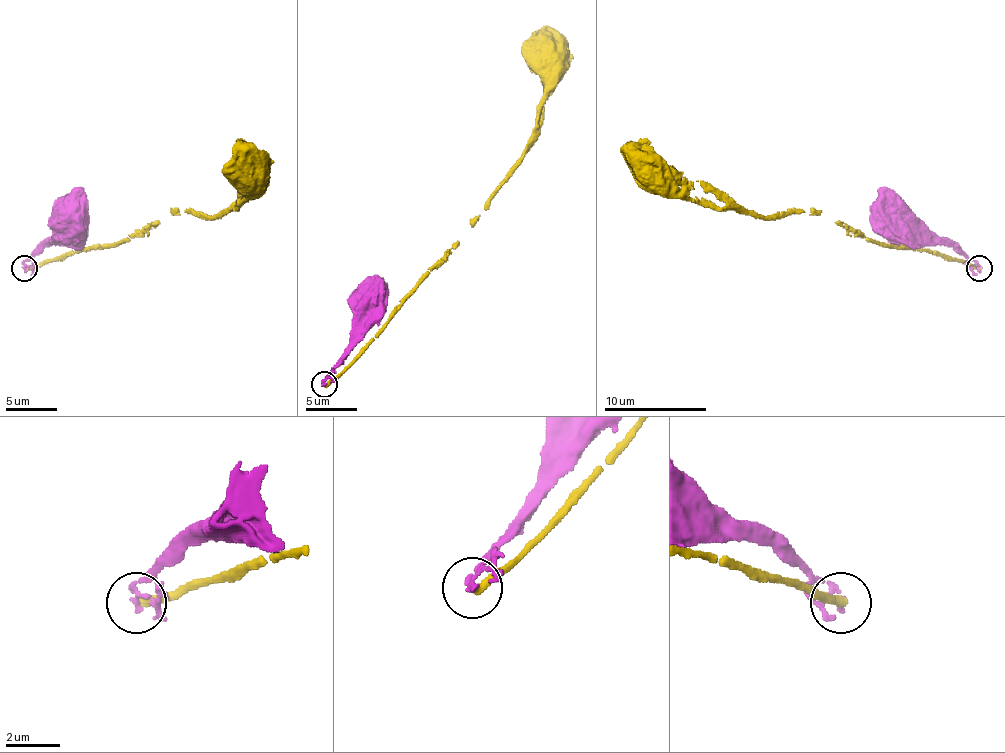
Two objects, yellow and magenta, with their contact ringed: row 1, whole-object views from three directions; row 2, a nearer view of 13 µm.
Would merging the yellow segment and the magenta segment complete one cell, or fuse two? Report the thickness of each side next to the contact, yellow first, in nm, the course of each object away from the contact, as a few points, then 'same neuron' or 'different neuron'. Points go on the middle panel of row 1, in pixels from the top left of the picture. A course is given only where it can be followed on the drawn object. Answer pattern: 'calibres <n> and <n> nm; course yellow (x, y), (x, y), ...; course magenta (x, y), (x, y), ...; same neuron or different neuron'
calibres 320 and 150 nm; course yellow (326, 385), (339, 375), (485, 210), (487, 198), (521, 156), (546, 90), (546, 61), (554, 49), (552, 54); course magenta (323, 385), (356, 331), (356, 303), (364, 293); different neuron

